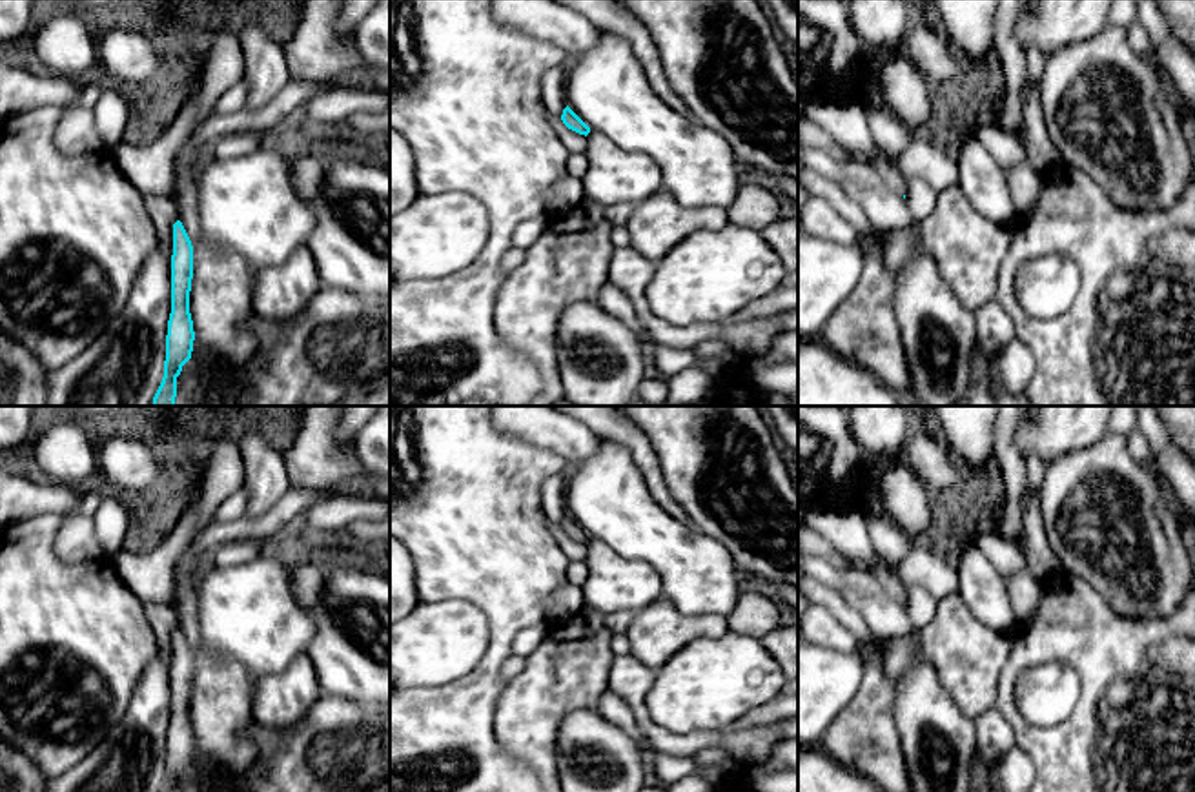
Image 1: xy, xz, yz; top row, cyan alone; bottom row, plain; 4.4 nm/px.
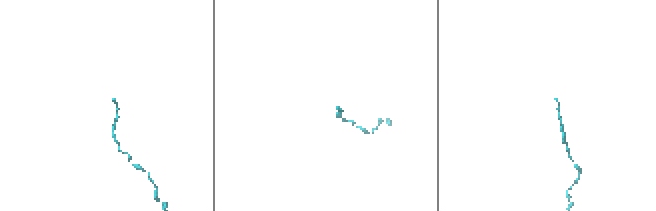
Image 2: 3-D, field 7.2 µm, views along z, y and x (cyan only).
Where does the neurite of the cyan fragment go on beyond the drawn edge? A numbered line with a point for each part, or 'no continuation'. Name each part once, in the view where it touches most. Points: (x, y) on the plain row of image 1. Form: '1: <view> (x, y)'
no continuation

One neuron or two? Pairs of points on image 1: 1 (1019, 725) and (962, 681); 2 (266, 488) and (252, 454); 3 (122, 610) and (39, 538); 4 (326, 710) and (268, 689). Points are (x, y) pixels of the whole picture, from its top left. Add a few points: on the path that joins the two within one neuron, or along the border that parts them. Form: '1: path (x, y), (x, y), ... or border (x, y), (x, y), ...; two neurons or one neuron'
1: border (1006, 663), (1000, 672), (995, 705); two neurons
2: path (265, 479), (265, 467), (261, 463); one neuron
3: path (99, 610), (48, 561); one neuron
4: border (323, 694), (297, 721), (275, 729); two neurons

